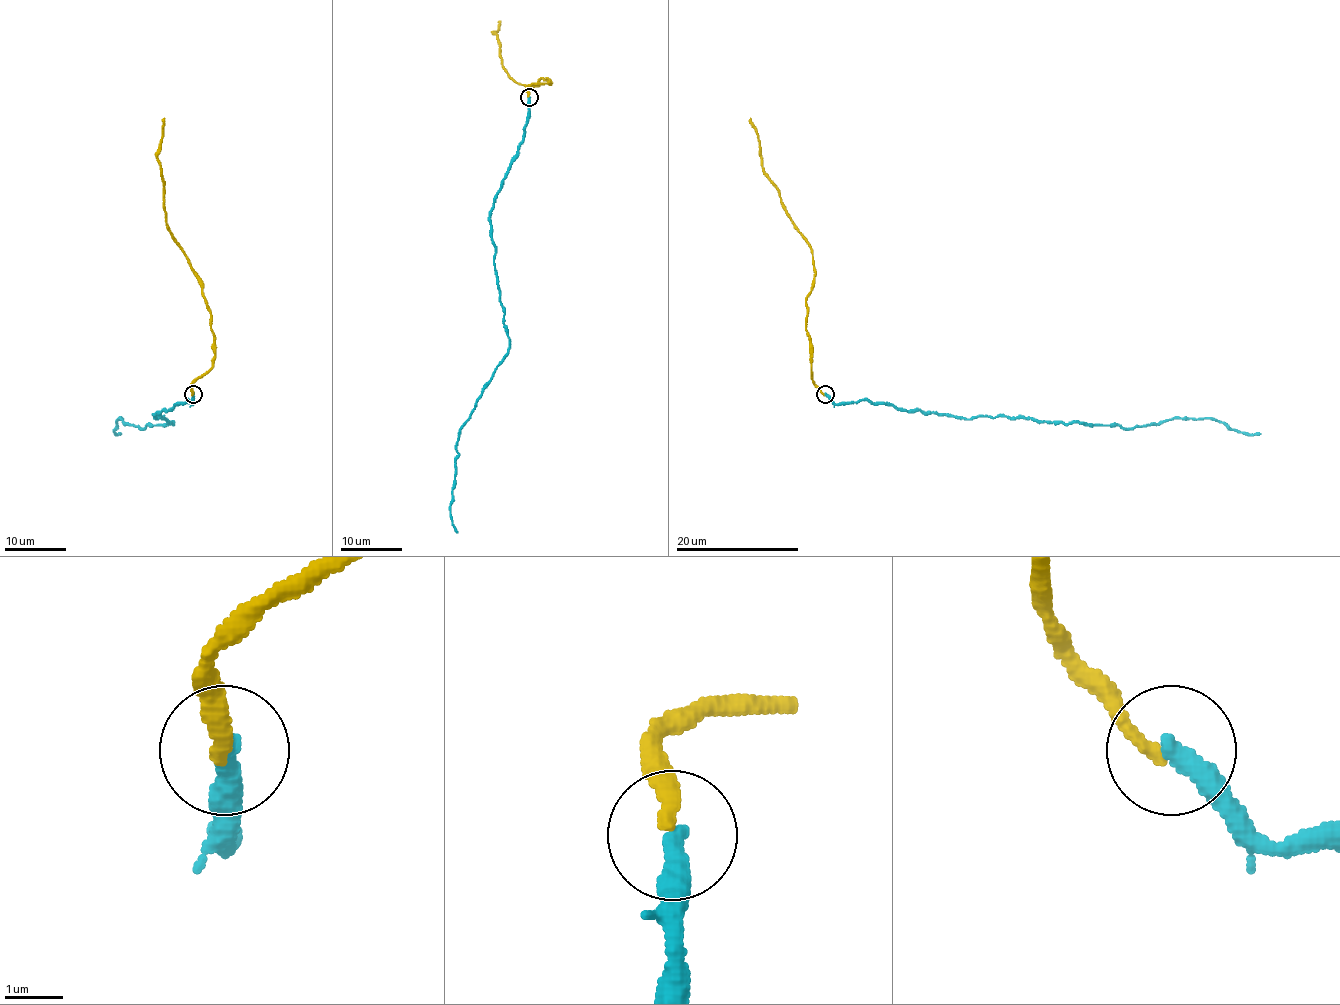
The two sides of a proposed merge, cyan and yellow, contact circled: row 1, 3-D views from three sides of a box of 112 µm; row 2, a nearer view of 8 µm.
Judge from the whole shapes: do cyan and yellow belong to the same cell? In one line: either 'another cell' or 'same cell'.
same cell

